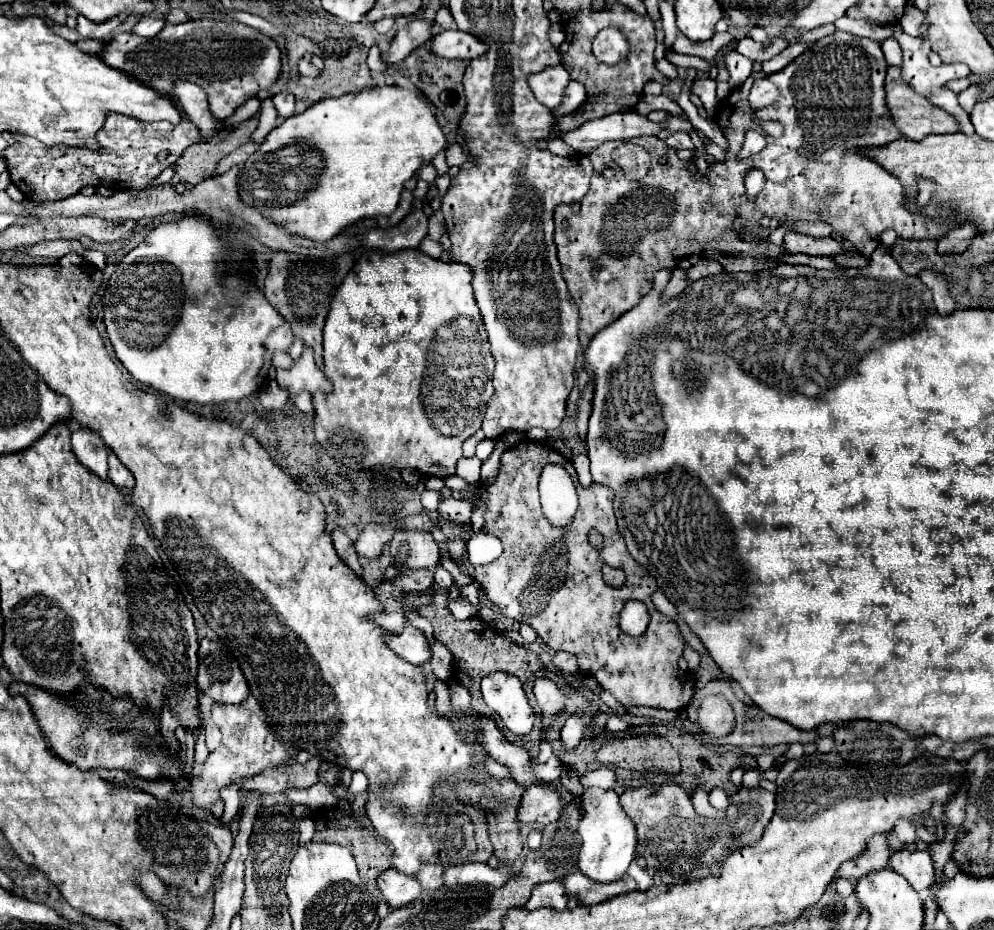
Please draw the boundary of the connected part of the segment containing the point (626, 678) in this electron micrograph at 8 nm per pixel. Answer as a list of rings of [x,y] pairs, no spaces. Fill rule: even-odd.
[[[530,439],[516,443],[514,447],[506,449],[502,455],[500,473],[496,483],[490,487],[490,495],[486,503],[488,511],[484,515],[484,527],[488,529],[488,533],[496,535],[504,543],[504,553],[488,565],[470,567],[470,575],[482,585],[488,601],[496,605],[504,617],[530,625],[538,633],[538,637],[554,651],[574,653],[578,657],[580,673],[592,675],[600,683],[600,687],[610,695],[614,695],[624,707],[646,705],[646,707],[662,707],[662,709],[684,709],[694,695],[692,673],[686,671],[684,675],[678,667],[678,659],[684,651],[684,637],[674,621],[666,619],[662,613],[654,609],[650,595],[658,589],[656,579],[652,579],[652,575],[630,557],[622,535],[618,535],[616,517],[612,511],[612,497],[614,497],[612,491],[598,483],[592,483],[588,489],[583,488],[576,479],[576,471],[572,463],[564,455],[554,451],[550,443],[538,443]],[[548,463],[562,465],[570,473],[572,481],[576,483],[579,506],[572,523],[566,527],[550,525],[550,521],[544,517],[540,509],[538,479],[542,469]],[[590,529],[600,529],[600,533],[606,537],[606,561],[610,563],[610,567],[618,567],[626,573],[626,583],[620,589],[614,589],[604,583],[600,553],[588,543]],[[628,599],[642,599],[642,603],[646,603],[650,613],[650,625],[640,637],[630,637],[618,627],[618,615]]]

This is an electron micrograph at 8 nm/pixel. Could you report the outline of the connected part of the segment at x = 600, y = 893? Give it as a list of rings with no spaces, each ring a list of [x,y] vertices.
[[[576,871],[576,873],[568,873],[562,879],[562,883],[566,887],[568,897],[576,899],[580,905],[596,905],[610,897],[636,891],[636,881],[632,881],[632,877],[628,877],[628,875],[624,875],[622,879],[612,881],[612,883],[596,883],[596,881],[588,879],[584,873]]]

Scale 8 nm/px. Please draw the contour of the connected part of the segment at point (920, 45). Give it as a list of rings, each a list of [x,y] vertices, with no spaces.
[[[896,33],[894,39],[900,43],[902,47],[902,53],[904,53],[904,63],[902,63],[902,79],[912,85],[920,95],[924,95],[930,103],[934,103],[936,107],[942,107],[944,111],[952,113],[958,121],[960,121],[960,127],[964,133],[974,133],[974,127],[968,119],[968,113],[958,105],[958,99],[956,99],[956,93],[944,89],[944,83],[950,81],[950,79],[958,79],[958,77],[968,77],[970,75],[970,69],[964,67],[962,63],[960,65],[940,65],[940,67],[932,67],[930,61],[928,61],[928,53],[930,53],[930,43],[928,43],[928,37],[910,37],[906,33]]]

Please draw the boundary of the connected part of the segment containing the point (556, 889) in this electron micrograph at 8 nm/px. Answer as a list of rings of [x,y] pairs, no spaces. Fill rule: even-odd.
[[[560,879],[558,881],[550,881],[550,883],[536,885],[532,889],[532,897],[524,905],[524,909],[530,911],[530,909],[542,907],[542,905],[554,907],[558,911],[564,911],[566,909],[566,893],[564,893],[564,887],[560,885]]]

